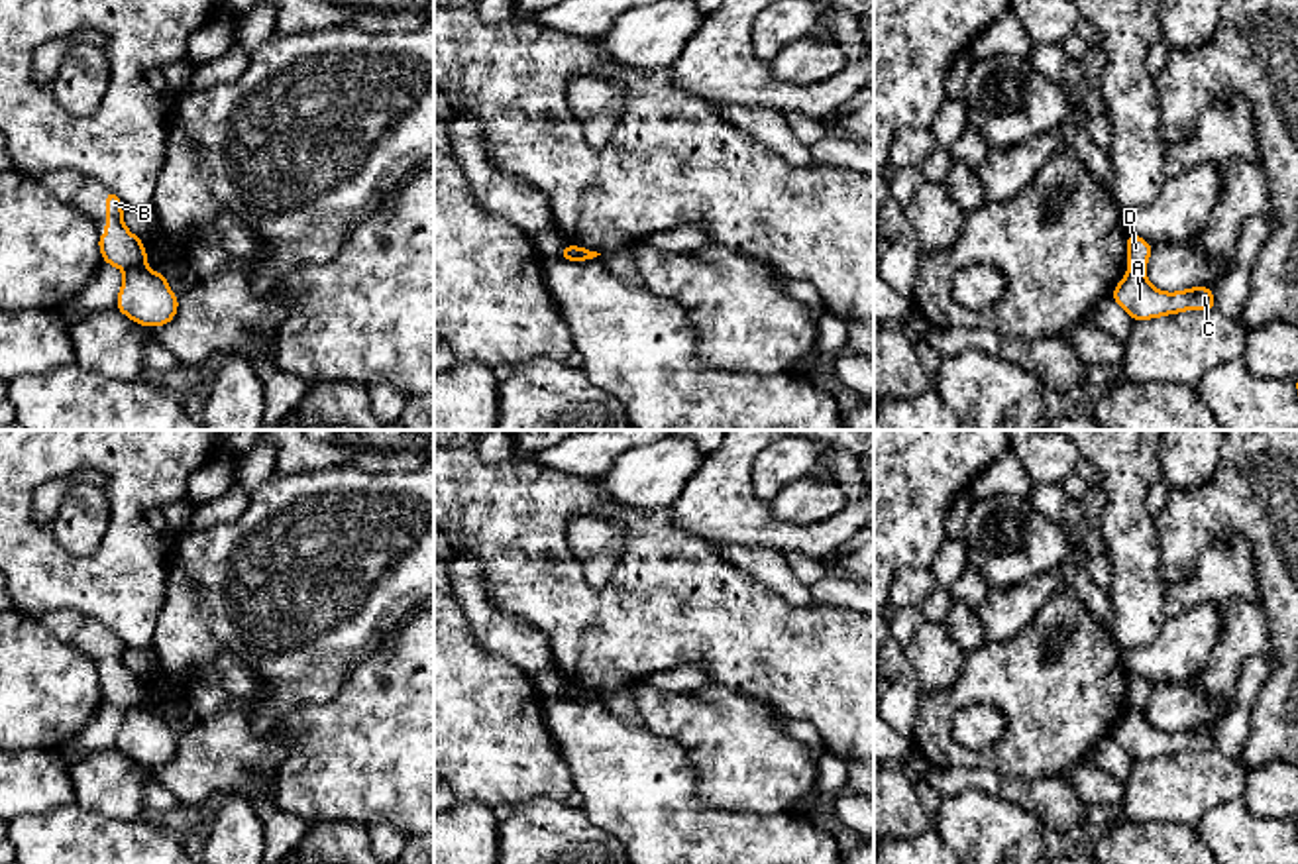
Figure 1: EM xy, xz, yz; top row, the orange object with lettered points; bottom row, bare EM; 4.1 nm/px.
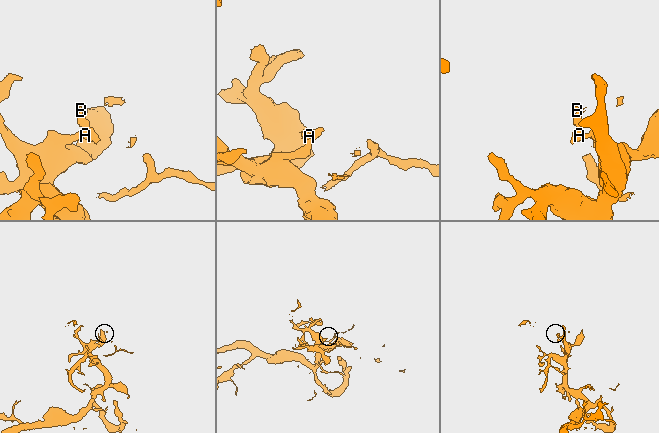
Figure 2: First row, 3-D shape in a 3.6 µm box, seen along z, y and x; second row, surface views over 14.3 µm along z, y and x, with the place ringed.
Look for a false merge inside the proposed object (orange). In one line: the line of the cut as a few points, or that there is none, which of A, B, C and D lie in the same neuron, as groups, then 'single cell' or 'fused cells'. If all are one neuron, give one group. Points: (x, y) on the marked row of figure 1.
cut in xy along (144, 266), (126, 271); A C / B D; fused cells

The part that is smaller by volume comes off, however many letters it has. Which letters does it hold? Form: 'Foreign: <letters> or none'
Foreign: B, D

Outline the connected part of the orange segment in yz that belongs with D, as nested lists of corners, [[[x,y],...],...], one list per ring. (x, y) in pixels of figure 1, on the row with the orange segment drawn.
[[[1127,232],[1127,267],[1145,271],[1153,245]]]

